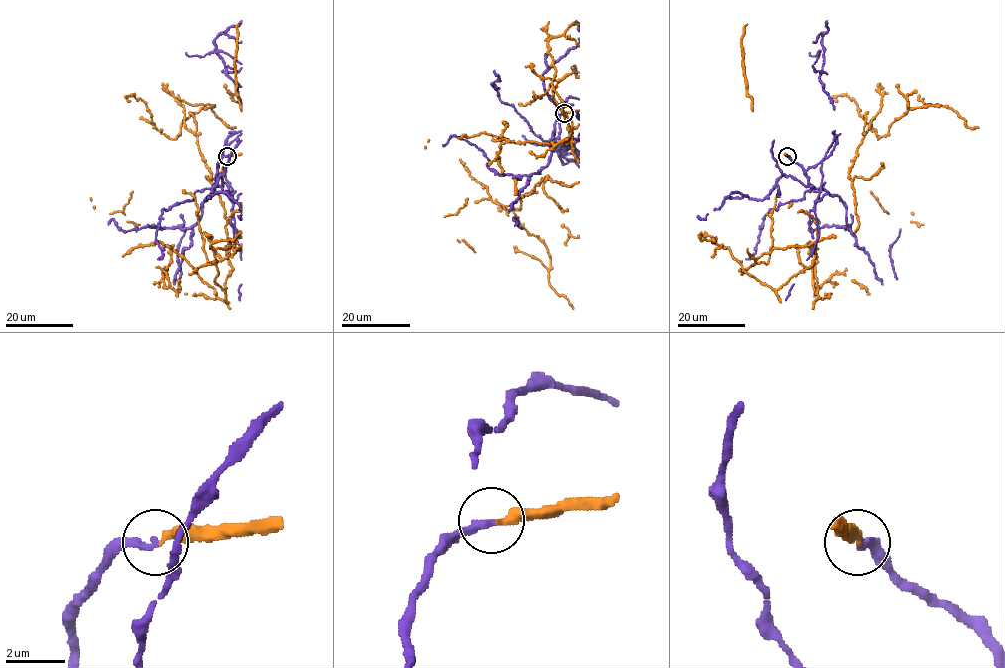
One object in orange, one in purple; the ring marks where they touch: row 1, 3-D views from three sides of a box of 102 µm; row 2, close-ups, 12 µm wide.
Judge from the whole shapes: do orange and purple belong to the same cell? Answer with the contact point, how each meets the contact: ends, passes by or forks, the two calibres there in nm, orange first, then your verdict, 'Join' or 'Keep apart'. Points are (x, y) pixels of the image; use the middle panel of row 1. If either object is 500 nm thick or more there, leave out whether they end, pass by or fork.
Place: (564, 113). At the ring orange ends. At the ring purple ends. Thickness 320 nm (orange) against 240 nm. Keep apart

